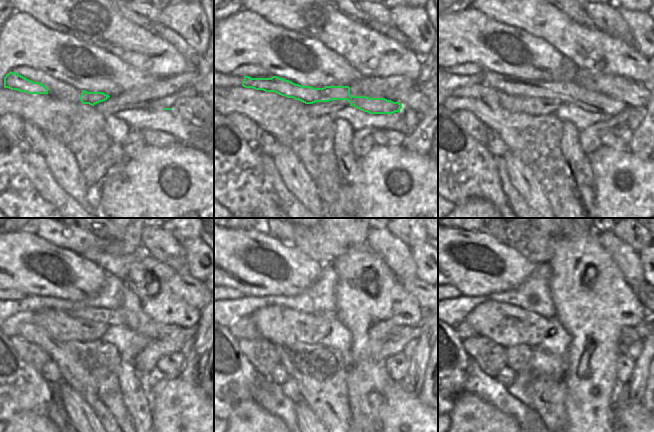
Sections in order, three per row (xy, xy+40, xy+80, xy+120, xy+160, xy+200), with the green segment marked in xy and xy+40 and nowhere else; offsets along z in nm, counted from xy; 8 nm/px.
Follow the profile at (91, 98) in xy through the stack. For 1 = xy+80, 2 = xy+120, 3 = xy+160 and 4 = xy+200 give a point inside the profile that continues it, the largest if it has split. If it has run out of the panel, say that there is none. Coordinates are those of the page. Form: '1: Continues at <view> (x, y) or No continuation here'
1: Continues at xy+80 (566, 91)
2: Continues at xy+120 (111, 316)
3: Continues at xy+160 (411, 332)
4: Continues at xy+200 (639, 332).

